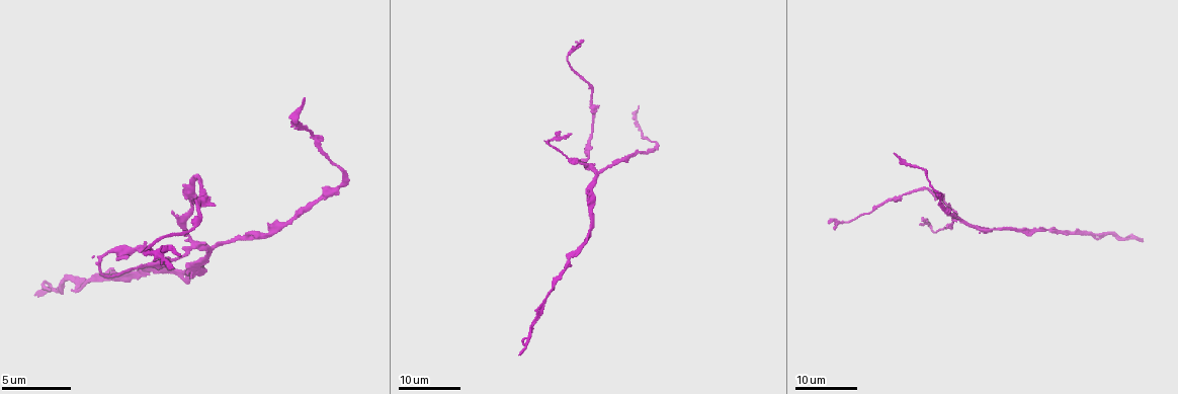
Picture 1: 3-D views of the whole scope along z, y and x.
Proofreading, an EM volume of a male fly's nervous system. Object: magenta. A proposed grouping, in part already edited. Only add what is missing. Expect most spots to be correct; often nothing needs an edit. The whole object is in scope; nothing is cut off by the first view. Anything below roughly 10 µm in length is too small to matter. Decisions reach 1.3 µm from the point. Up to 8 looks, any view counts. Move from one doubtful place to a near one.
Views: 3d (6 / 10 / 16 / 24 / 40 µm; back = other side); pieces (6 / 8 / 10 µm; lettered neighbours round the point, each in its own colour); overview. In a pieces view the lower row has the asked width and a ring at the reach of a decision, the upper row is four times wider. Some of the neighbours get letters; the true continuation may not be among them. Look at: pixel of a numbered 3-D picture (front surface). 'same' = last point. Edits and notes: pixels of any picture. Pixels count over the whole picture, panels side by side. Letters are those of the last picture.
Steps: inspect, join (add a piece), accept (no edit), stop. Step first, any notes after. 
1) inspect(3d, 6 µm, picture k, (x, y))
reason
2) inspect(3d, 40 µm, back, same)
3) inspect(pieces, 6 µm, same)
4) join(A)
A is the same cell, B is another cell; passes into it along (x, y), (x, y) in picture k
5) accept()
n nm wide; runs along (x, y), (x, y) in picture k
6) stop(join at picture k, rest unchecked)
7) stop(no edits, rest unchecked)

inspect(3d, 16 µm, picture 1, (302, 101))
long arm stops here

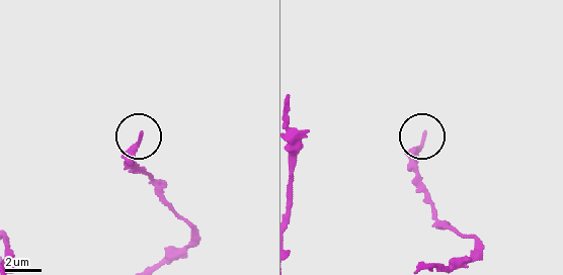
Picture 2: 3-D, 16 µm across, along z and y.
inspect(pieces, 10 µm, picture 2, (140, 135))

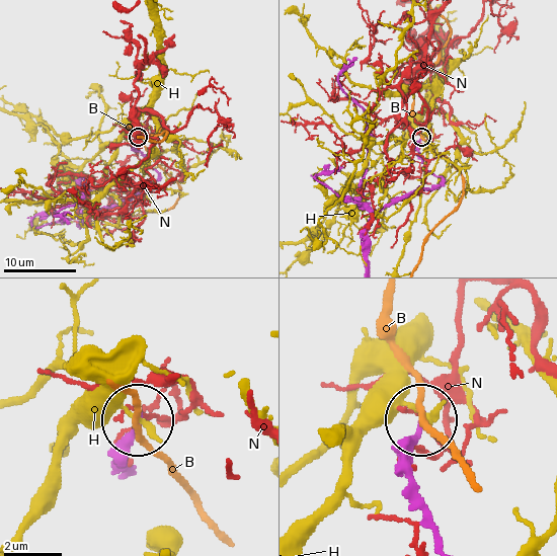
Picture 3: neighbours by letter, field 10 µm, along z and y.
accept()
150 nm wide; B, H and N are other cells; no lettered piece goes on from it

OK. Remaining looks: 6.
inspect(3d, 24 µm, picture 1, (571, 132))
free end

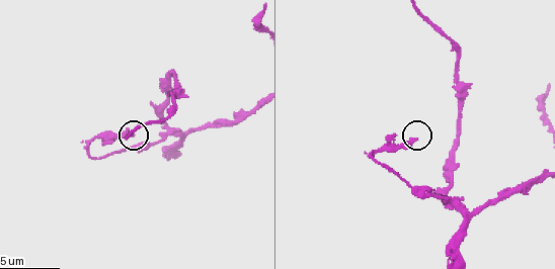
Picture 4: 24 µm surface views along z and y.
inspect(3d, 6 µm, picture 4, (416, 139))
closer look

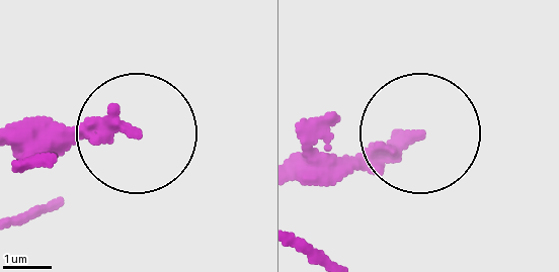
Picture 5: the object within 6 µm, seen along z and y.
inspect(pieces, 8 µm, picture 5, (412, 139))

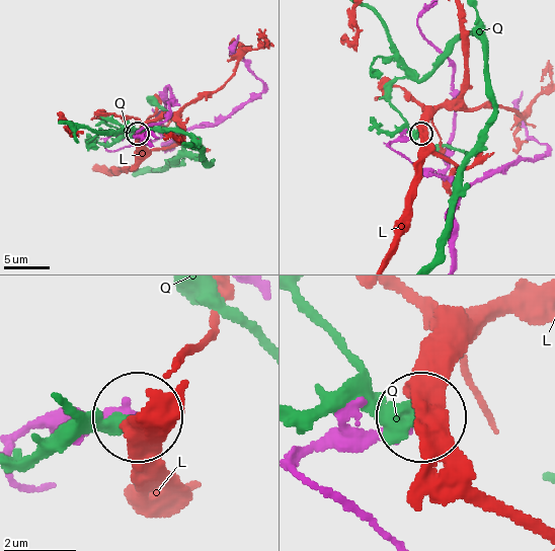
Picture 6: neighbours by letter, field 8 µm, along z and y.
accept()
L and Q are other cells; none of them fits

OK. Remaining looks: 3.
inspect(3d, 24 µm, picture 1, (581, 39))
long arm stops here

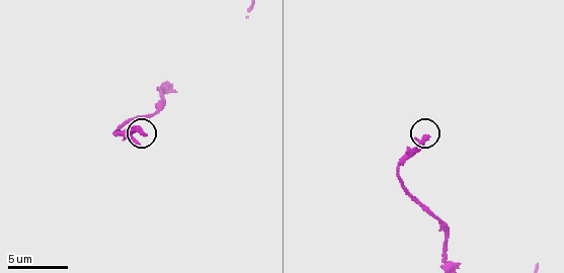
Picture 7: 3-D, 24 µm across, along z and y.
inspect(pieces, 8 µm, picture 7, (144, 133))
what lies round it

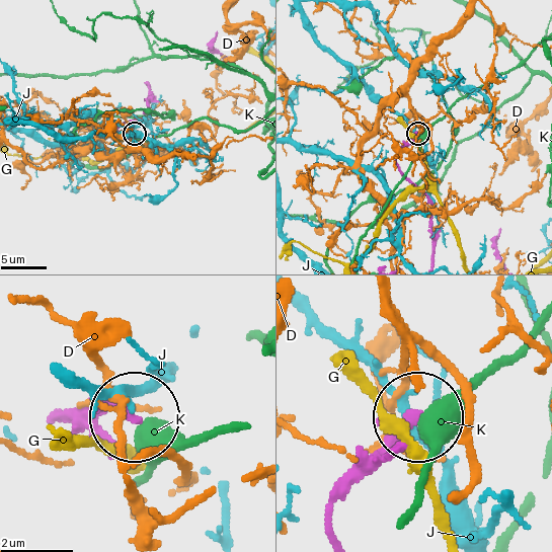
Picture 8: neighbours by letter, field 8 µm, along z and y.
accept()
D, G, J and K are other cells; runs along (58, 415), (128, 412) in picture 8; none of them fits

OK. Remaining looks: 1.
stop(no edits, rest unchecked)

